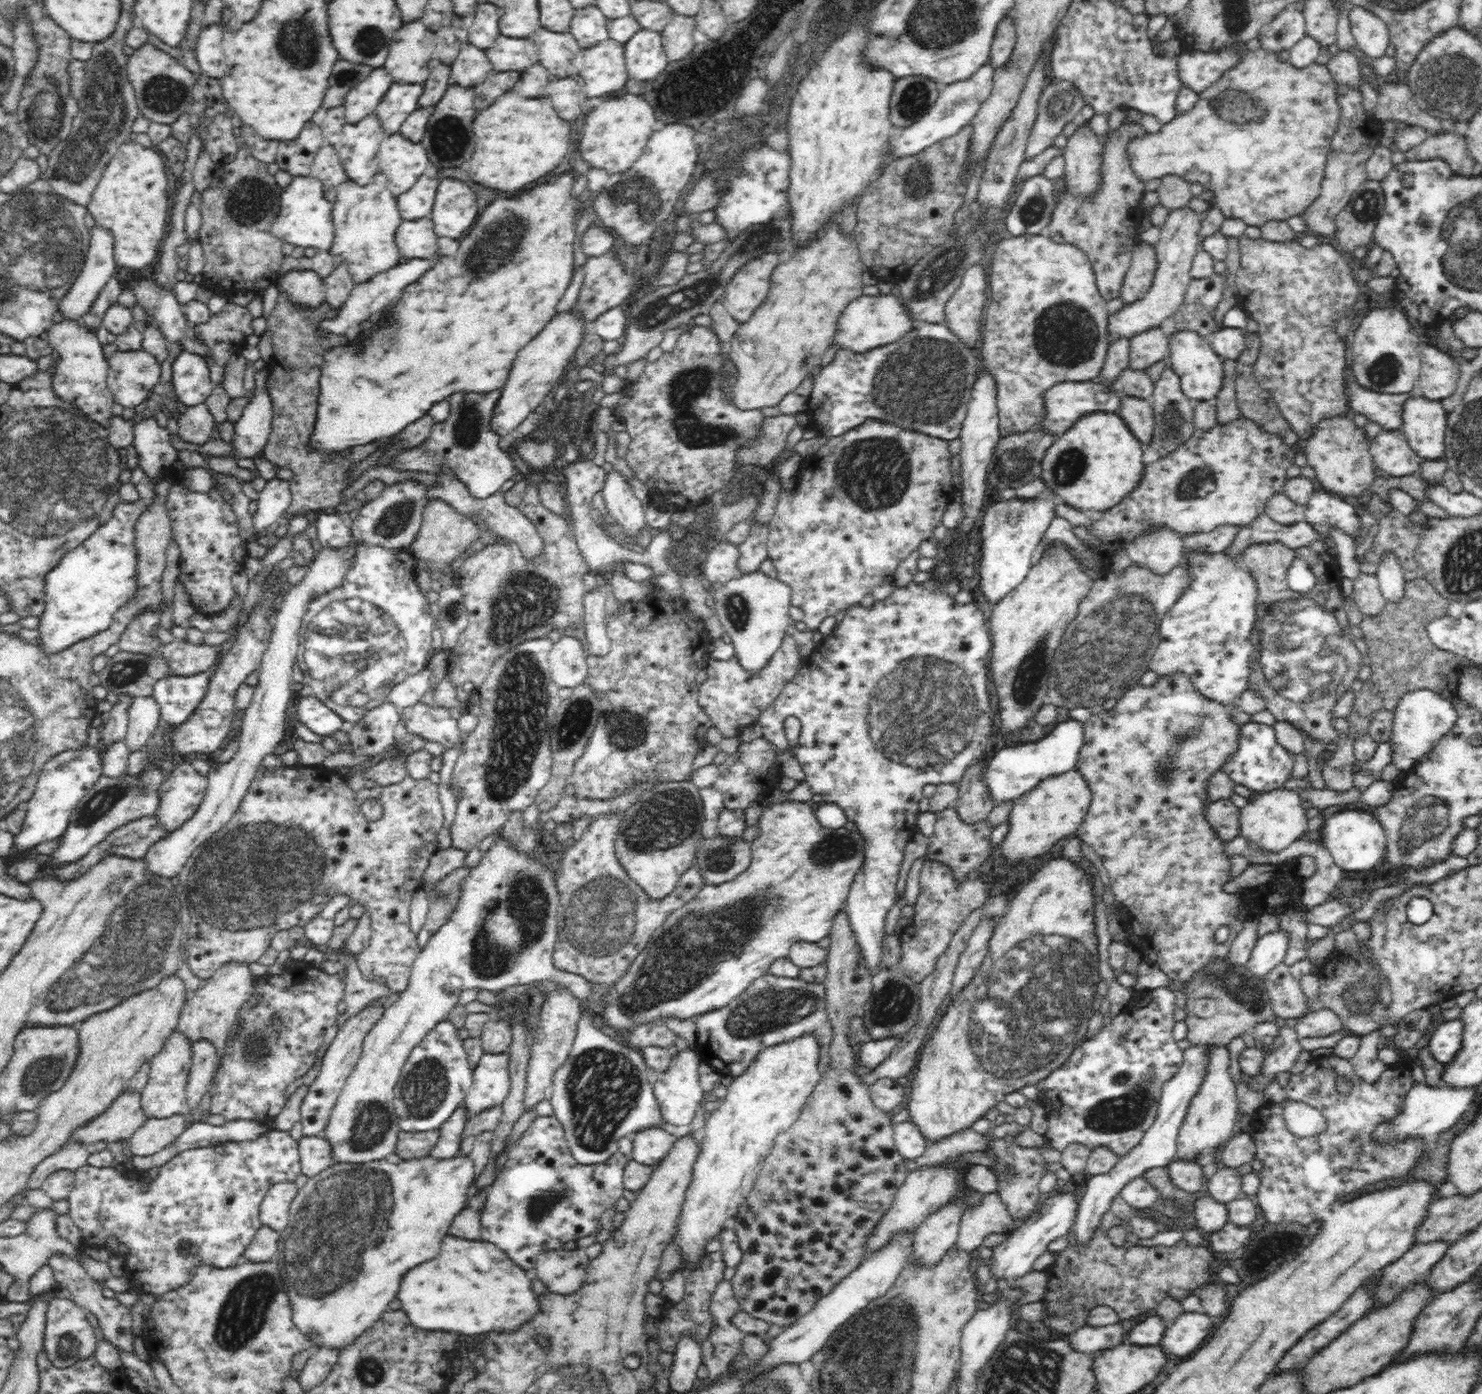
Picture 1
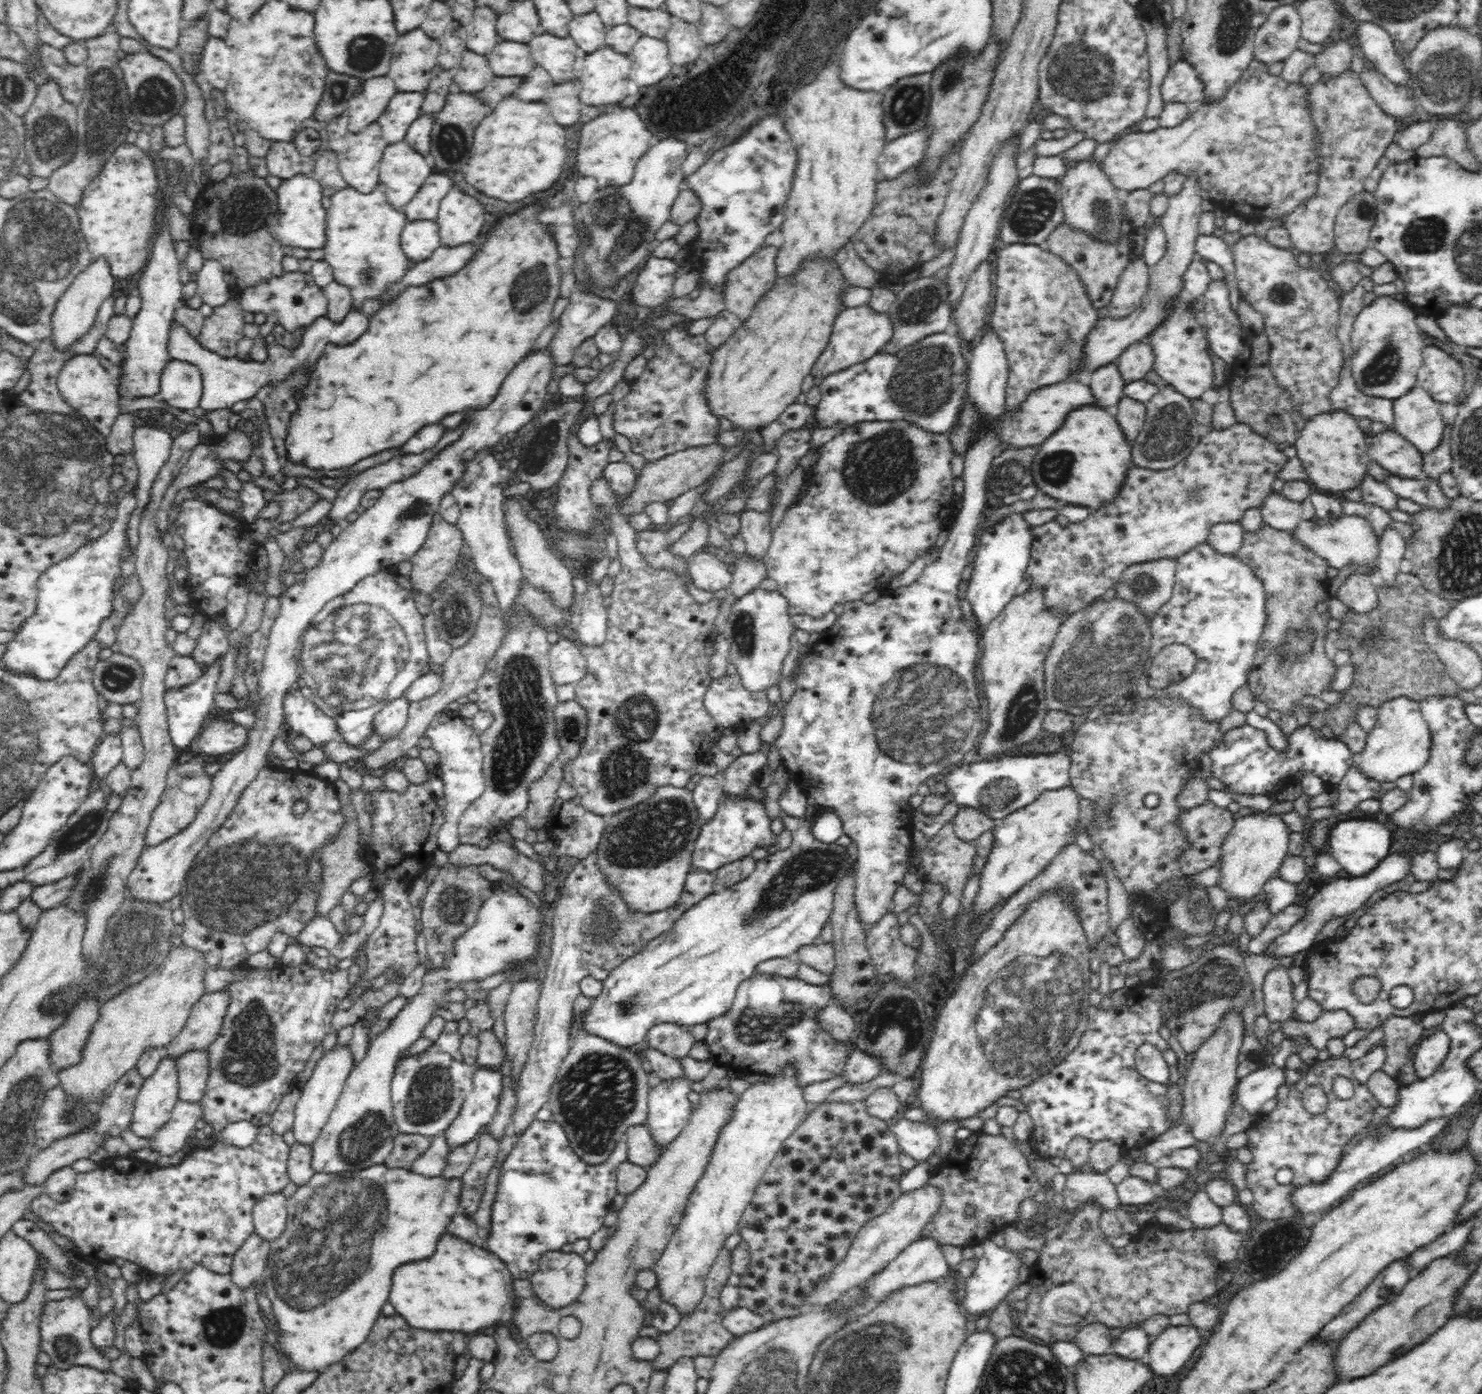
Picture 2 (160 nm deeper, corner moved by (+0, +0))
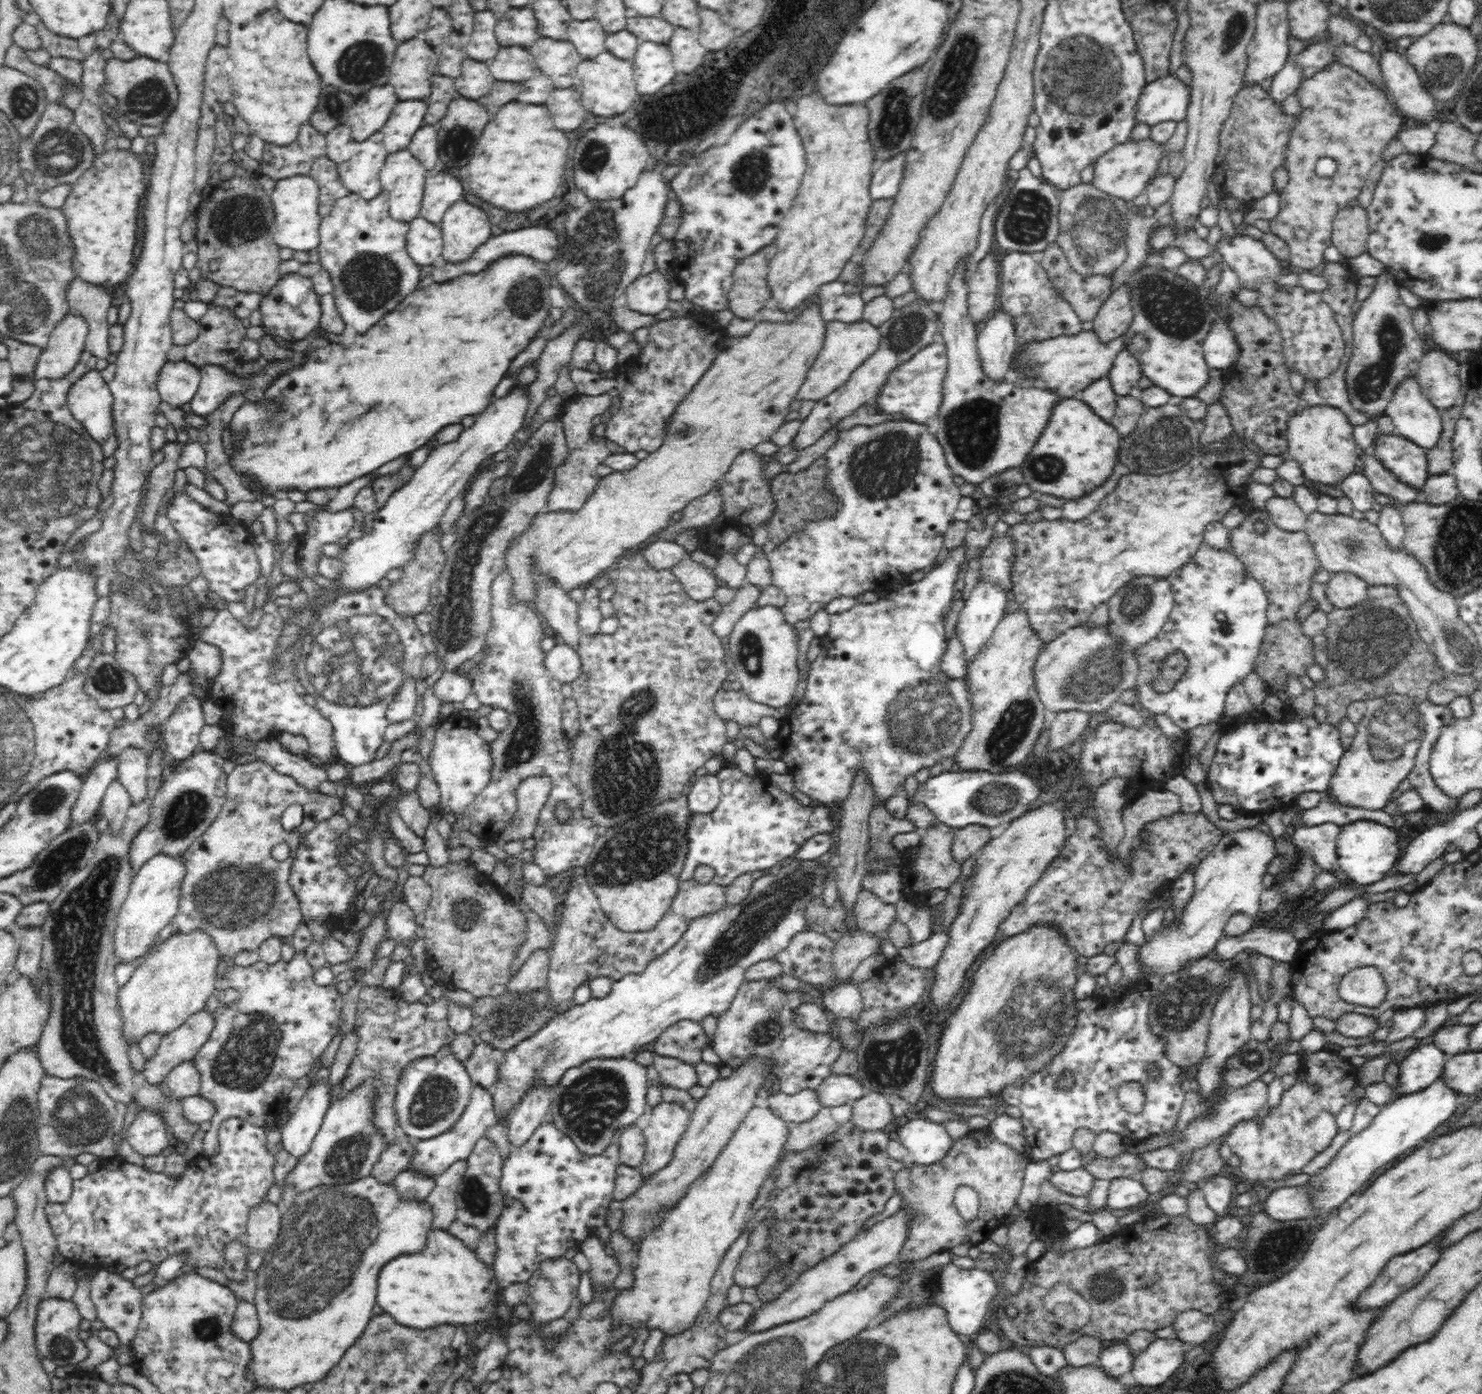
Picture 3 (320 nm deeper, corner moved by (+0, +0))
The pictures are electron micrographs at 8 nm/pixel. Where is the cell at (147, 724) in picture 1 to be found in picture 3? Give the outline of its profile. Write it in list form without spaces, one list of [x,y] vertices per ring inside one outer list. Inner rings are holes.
[[[125,748],[116,762],[116,778],[128,791],[131,805],[138,805],[148,796],[146,753],[141,748]]]

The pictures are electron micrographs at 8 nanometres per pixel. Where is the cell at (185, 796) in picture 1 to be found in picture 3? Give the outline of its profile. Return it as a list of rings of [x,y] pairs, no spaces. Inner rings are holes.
[[[198,750],[165,774],[164,784],[152,799],[148,824],[138,830],[130,845],[129,861],[133,867],[133,878],[147,859],[162,854],[182,856],[191,841],[208,830],[227,797],[227,774],[222,769],[224,762],[225,756],[219,752]]]

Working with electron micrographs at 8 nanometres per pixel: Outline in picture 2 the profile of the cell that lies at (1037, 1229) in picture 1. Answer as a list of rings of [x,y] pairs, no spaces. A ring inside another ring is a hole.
[[[985,1240],[983,1243],[984,1256],[977,1260],[977,1266],[969,1277],[959,1282],[962,1285],[962,1306],[966,1306],[966,1313],[975,1320],[992,1312],[1016,1287],[1018,1282],[1018,1268],[1020,1258],[1018,1252],[1006,1252],[994,1241]]]

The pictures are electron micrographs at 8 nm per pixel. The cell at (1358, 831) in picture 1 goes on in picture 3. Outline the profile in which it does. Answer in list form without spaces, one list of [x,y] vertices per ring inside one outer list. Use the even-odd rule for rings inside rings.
[[[1357,820],[1340,826],[1335,840],[1340,869],[1346,873],[1350,882],[1360,887],[1384,880],[1386,875],[1393,874],[1396,870],[1396,863],[1403,853],[1401,836],[1401,830],[1370,820]]]

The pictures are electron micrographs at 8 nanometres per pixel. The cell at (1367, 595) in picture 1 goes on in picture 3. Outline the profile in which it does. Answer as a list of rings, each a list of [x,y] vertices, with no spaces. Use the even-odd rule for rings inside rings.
[[[1347,572],[1332,573],[1324,594],[1335,608],[1353,608],[1366,600],[1368,584]]]

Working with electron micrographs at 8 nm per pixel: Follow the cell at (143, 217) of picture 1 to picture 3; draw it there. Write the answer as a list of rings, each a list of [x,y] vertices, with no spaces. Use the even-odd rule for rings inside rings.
[[[116,148],[114,154],[106,154],[104,158],[97,156],[92,166],[72,185],[70,195],[61,207],[66,219],[66,230],[74,243],[73,269],[82,280],[102,287],[126,281],[134,268],[134,246],[138,232],[138,212],[142,208],[142,200],[148,196],[146,192],[146,176],[144,166],[136,158],[136,153],[124,152]]]

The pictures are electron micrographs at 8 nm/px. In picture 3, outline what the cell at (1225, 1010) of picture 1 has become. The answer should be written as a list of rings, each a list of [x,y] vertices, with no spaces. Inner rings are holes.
[[[1204,1006],[1200,1018],[1184,1032],[1166,1030],[1162,1026],[1151,1026],[1155,1035],[1166,1041],[1165,1055],[1171,1063],[1181,1069],[1197,1065],[1206,1052],[1209,1037],[1209,1023],[1213,1014],[1212,1006]]]

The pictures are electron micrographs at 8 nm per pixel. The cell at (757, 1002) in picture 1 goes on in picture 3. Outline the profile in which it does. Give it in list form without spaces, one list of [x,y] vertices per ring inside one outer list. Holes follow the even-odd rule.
[[[764,979],[744,982],[734,994],[729,1010],[718,1016],[718,1028],[710,1046],[733,1069],[752,1056],[768,1056],[776,1062],[776,1076],[782,1082],[781,1091],[796,1094],[818,1088],[831,1075],[830,1068],[838,1060],[842,1045],[827,1033],[804,1031],[796,1026],[796,1011],[803,1003],[819,1000],[820,992],[802,985],[796,990],[784,990],[777,982]]]

